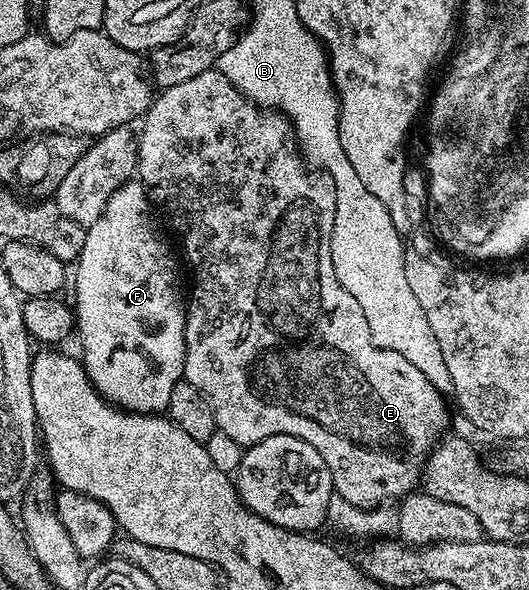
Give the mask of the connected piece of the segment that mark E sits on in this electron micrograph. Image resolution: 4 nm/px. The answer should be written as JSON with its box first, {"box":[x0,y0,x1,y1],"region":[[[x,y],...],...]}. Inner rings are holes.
{"box":[136,68,450,508],"region":[[[216,68],[200,72],[200,76],[192,76],[192,80],[165,87],[141,119],[142,131],[139,129],[136,134],[137,177],[145,186],[151,203],[170,217],[170,226],[183,238],[186,258],[194,269],[194,283],[191,286],[189,283],[186,302],[186,355],[182,376],[185,382],[192,384],[192,388],[200,388],[200,392],[204,392],[208,404],[212,404],[218,429],[224,432],[224,436],[232,436],[232,440],[243,448],[268,440],[268,436],[296,436],[320,452],[320,460],[330,472],[332,490],[337,497],[360,508],[377,508],[387,505],[391,501],[389,498],[401,500],[419,489],[426,459],[443,437],[442,426],[449,424],[450,410],[446,407],[447,399],[428,380],[428,376],[416,368],[416,364],[404,360],[400,352],[380,348],[372,340],[364,308],[360,308],[352,292],[342,287],[332,264],[330,237],[336,220],[336,184],[324,172],[315,173],[315,178],[309,174],[311,171],[300,157],[291,131],[281,124],[269,109],[244,97],[232,80]]]}

